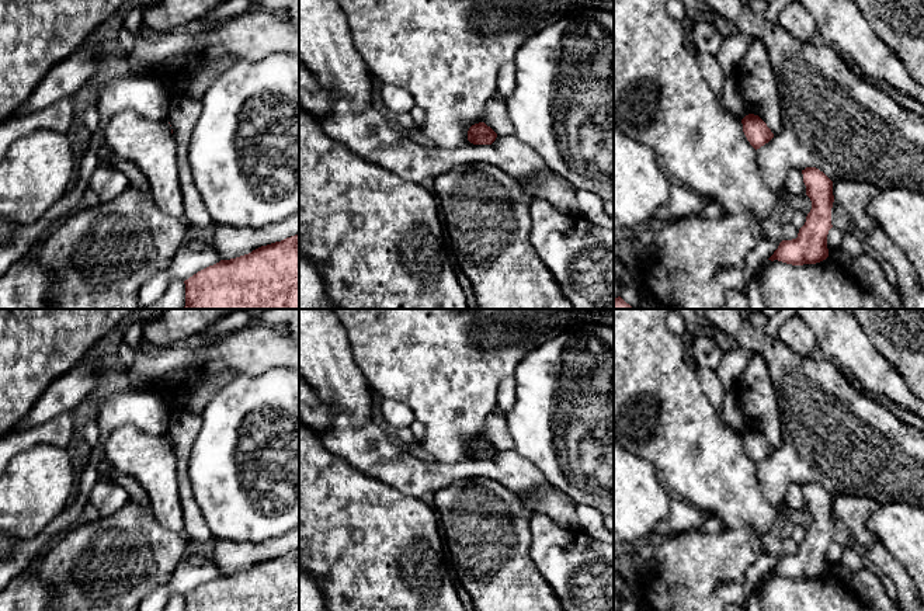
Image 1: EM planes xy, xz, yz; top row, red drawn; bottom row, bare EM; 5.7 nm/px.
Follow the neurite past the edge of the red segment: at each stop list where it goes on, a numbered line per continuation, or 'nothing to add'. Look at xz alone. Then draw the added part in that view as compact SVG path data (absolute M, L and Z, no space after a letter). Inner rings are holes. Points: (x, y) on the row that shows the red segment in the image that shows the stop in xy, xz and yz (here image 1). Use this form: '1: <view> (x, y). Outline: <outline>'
nothing to add

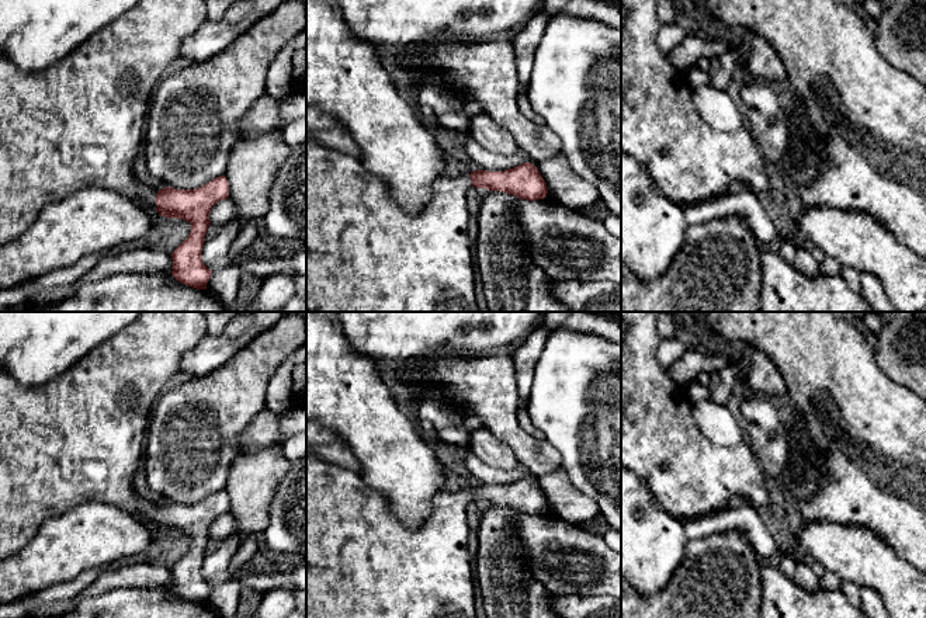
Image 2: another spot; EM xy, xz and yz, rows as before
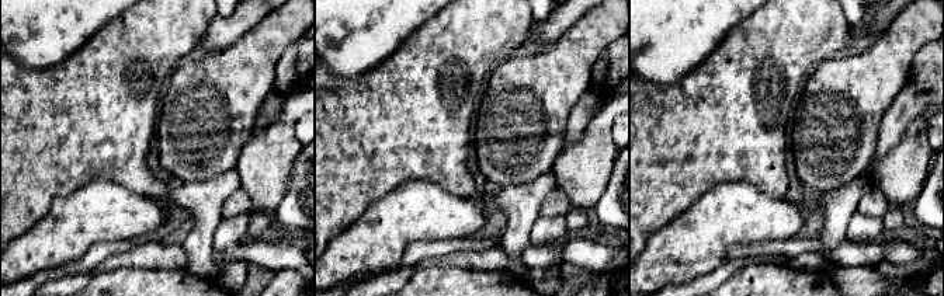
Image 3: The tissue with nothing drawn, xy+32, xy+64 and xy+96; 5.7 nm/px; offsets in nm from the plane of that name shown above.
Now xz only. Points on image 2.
1: xz (364, 253). Outline: M306 136L306 312L479 312L475 299L475 257L468 239L465 195L471 187L471 176L443 176L433 184L433 197L427 206L419 213L409 213L391 198L384 180L371 174L358 157L327 149Z

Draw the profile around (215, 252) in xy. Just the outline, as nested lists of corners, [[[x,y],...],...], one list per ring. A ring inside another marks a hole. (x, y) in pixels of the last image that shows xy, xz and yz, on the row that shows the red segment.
[[[225,225],[215,236],[204,243],[202,261],[211,271],[228,264],[228,256],[239,235],[239,229],[239,225]]]

